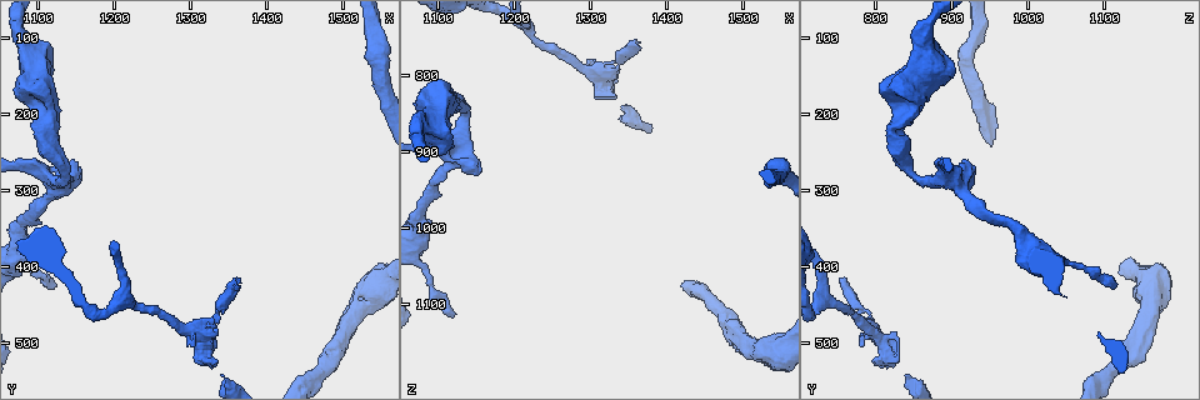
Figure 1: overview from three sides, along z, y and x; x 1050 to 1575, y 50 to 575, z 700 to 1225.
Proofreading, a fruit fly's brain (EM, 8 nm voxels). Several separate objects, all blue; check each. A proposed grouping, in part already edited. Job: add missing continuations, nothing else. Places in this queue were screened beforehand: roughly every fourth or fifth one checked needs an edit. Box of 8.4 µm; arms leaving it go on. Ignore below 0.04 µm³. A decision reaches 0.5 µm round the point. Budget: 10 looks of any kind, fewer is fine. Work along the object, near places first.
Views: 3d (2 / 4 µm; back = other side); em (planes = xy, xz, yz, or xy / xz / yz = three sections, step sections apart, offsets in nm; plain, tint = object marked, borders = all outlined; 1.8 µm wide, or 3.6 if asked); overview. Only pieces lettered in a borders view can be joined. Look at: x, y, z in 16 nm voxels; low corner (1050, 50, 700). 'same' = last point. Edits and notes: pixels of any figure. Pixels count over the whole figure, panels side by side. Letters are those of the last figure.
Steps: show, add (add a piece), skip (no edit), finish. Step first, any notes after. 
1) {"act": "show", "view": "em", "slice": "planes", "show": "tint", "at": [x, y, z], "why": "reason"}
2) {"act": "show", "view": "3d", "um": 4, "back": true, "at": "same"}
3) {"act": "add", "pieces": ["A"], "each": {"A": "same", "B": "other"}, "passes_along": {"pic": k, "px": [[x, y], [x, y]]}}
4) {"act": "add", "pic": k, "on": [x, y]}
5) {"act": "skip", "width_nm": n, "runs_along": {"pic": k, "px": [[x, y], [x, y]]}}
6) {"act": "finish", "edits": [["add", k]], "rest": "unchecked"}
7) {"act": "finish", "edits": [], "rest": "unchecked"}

{"act": "show", "view": "em", "slice": "planes", "show": "borders", "at": [1355, 420, 755], "why": "thin end"}

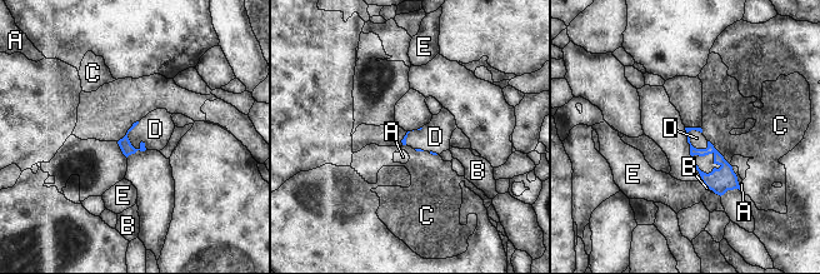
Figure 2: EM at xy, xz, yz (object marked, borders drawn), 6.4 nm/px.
{"act": "add", "pieces": ["D"], "each": {"A": "other", "B": "other", "C": "other", "D": "same", "E": "other"}, "found": "the neuron continues"}

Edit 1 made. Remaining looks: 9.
{"act": "show", "view": "em", "um": 3.6, "slice": "planes", "show": "tint", "at": [1120, 430, 1115], "why": "an open end"}

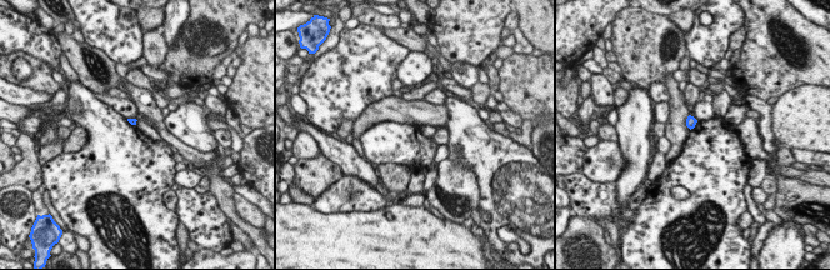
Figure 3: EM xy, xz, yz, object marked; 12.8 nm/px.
{"act": "show", "view": "em", "um": 3.6, "slice": "planes", "show": "borders", "at": "same"}

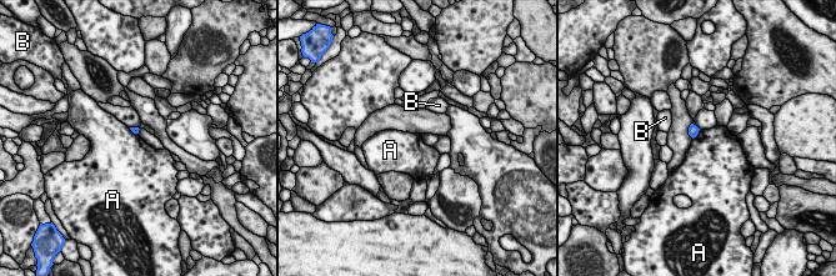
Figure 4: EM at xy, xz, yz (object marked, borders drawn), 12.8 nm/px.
{"act": "skip", "each": {"A": "other", "B": "other"}, "border": {"pic": 4, "px": [[129, 129], [138, 134]]}, "found": "no lettered piece goes on from it"}

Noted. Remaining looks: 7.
{"act": "show", "view": "em", "slice": "xy", "step": 8, "show": "borders", "at": [1145, 260, 920], "why": "an open end"}

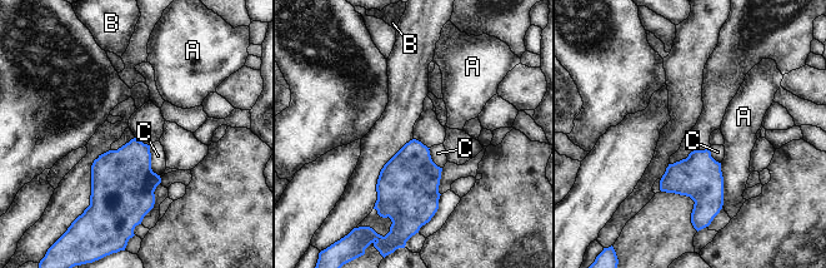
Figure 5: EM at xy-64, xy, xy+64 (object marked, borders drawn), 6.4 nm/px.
{"act": "show", "view": "em", "slice": "planes", "show": "borders", "at": "same", "why": "another direction"}

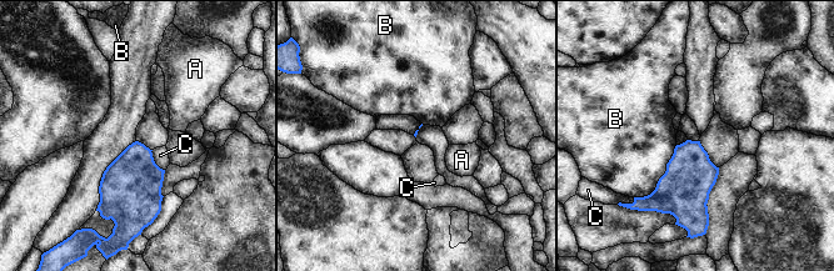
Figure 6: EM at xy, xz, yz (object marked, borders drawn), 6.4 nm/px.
{"act": "skip", "longest_contact_nm": ["B", 440], "each": {"A": "other", "B": "other", "C": "other"}, "found": "no lettered piece goes on from it"}

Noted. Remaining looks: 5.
{"act": "finish", "edits": [["add", 2]], "rest": "unchecked"}

